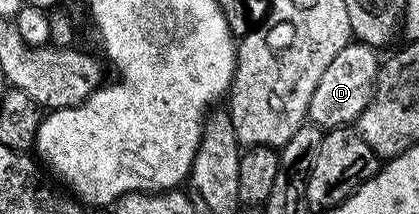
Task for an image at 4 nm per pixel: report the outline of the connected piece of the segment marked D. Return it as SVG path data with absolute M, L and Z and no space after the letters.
M350 41L349 45L327 64L327 72L319 76L319 85L311 96L308 121L318 126L322 132L349 128L361 117L367 104L373 99L373 87L377 84L379 73L378 51L363 42Z

